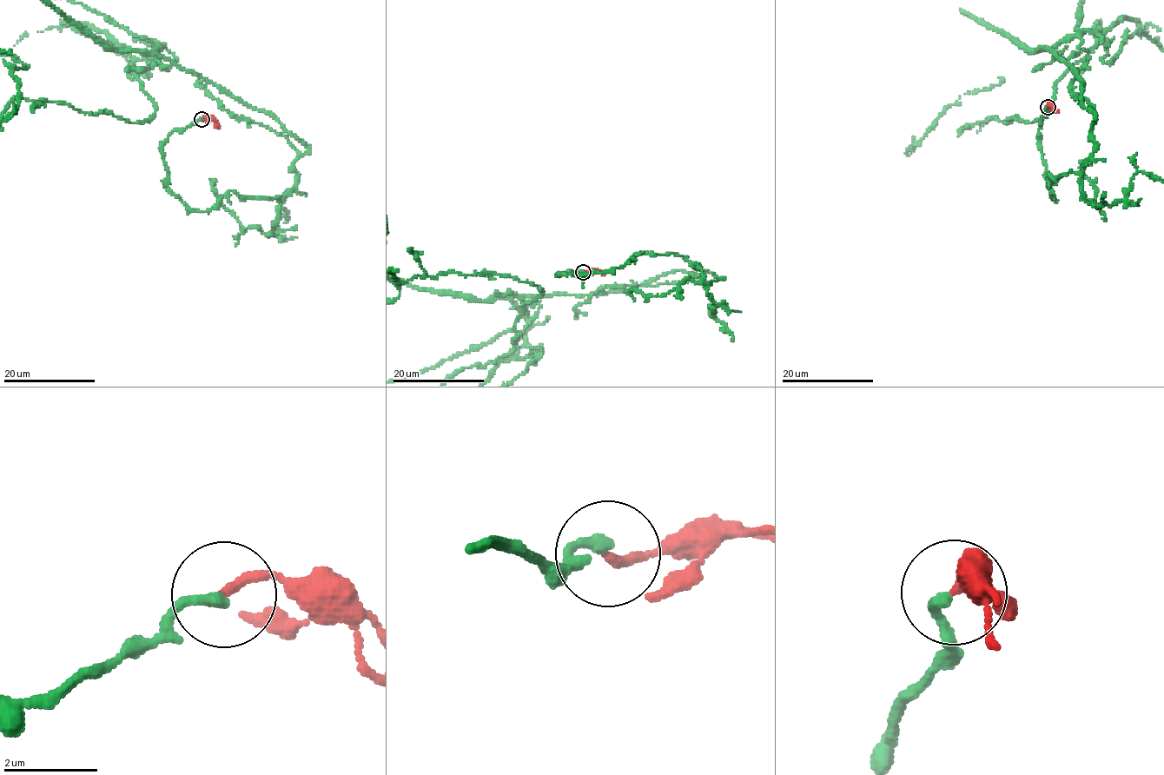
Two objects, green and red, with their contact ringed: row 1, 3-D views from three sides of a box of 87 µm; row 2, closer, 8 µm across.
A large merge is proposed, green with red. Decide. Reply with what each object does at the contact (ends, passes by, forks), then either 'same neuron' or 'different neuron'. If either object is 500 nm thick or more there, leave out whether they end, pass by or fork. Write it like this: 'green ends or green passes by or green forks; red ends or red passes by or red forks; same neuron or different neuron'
green ends; red ends; same neuron

